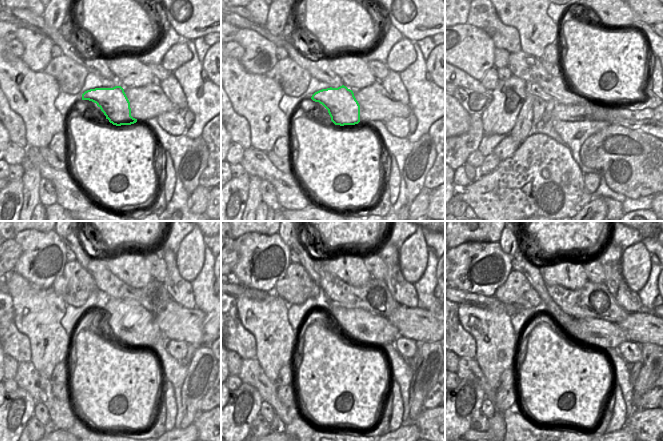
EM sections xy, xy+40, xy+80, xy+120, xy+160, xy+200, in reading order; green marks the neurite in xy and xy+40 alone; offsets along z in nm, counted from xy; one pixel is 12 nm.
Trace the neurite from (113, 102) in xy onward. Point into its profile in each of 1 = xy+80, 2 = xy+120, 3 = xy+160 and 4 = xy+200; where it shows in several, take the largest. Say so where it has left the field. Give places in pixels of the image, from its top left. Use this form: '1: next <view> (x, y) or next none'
1: next xy+80 (573, 104)
2: next xy+120 (136, 327)
3: next xy+160 (372, 330)
4: next xy+200 (603, 334)

